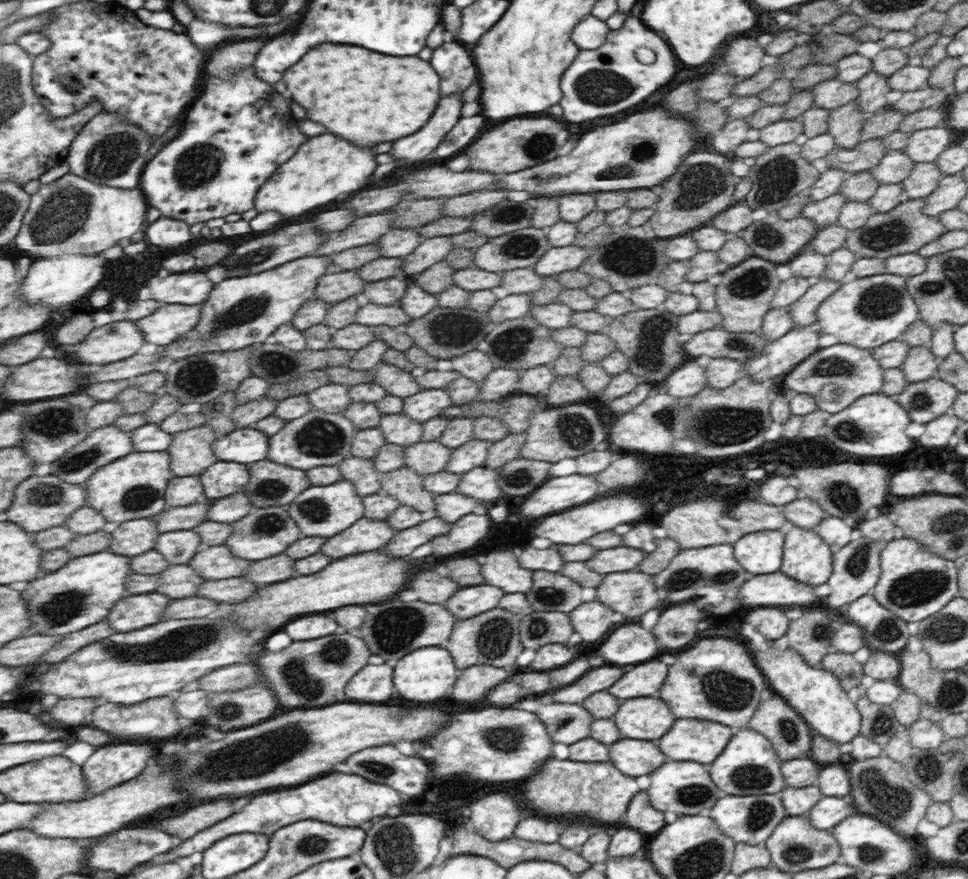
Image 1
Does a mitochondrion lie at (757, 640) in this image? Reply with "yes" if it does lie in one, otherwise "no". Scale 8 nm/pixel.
no

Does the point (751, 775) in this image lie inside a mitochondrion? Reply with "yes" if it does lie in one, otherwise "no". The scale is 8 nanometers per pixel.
yes

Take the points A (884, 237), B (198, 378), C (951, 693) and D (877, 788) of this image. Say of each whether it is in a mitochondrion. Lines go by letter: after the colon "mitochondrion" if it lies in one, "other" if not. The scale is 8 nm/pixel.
A: mitochondrion
B: mitochondrion
C: mitochondrion
D: mitochondrion

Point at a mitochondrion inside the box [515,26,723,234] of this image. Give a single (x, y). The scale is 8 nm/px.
(601, 86)

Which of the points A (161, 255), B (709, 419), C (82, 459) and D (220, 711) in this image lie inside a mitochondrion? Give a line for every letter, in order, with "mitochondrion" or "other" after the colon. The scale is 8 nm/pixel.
A: other
B: mitochondrion
C: mitochondrion
D: mitochondrion

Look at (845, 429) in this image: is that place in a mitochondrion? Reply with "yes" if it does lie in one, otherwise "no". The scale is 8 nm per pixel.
yes

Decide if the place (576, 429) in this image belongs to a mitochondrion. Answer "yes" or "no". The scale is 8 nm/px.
yes

